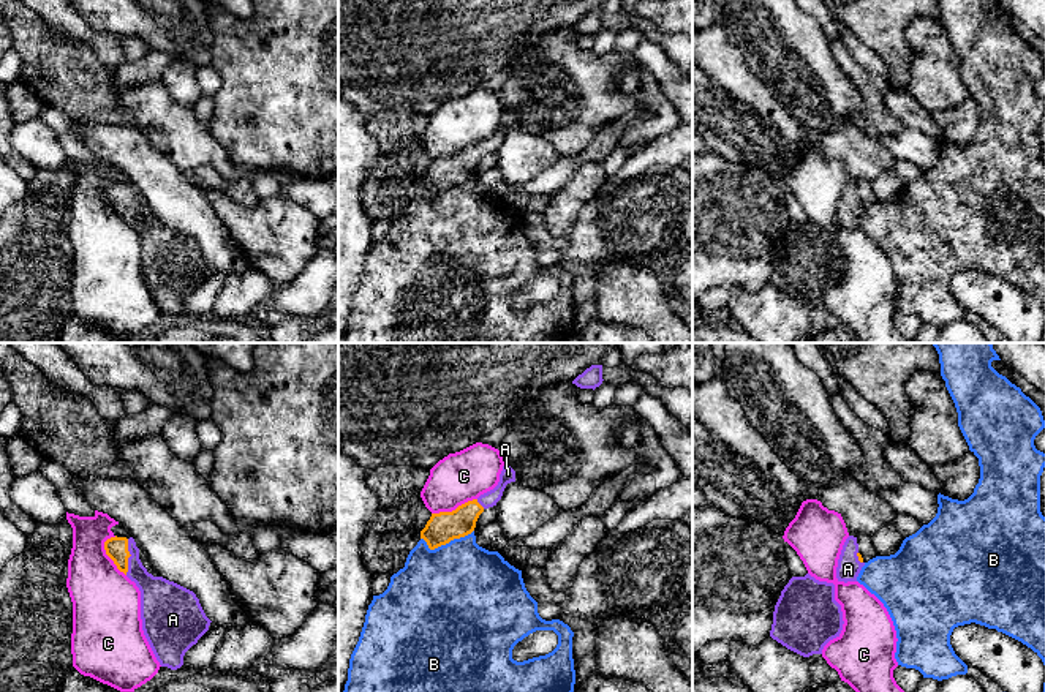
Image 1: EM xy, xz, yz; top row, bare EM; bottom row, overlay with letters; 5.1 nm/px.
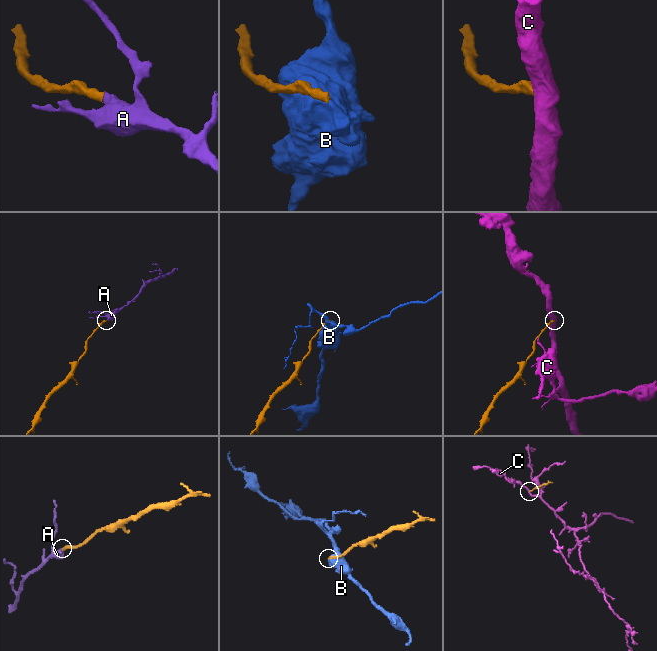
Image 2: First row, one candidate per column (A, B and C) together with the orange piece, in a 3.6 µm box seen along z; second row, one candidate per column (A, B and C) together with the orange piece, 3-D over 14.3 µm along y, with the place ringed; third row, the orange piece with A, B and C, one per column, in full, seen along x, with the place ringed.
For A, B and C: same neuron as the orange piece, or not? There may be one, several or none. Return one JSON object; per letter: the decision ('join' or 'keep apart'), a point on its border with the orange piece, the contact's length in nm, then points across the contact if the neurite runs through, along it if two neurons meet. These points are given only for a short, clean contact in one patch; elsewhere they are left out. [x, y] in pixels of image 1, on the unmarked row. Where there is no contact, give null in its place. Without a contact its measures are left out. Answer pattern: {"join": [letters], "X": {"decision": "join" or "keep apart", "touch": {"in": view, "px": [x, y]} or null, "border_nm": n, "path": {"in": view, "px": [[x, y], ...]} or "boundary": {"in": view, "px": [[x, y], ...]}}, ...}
{"join": ["A"], "A": {"decision": "join", "touch": {"in": "xy", "px": [130, 201]}, "border_nm": 180, "path": {"in": "xy", "px": [[116, 193], [130, 201], [132, 214], [158, 240]]}}, "B": {"decision": "keep apart", "touch": {"in": "xz", "px": [446, 188]}, "border_nm": 280}, "C": {"decision": "keep apart", "touch": {"in": "xy", "px": [108, 201]}, "border_nm": 220, "boundary": {"in": "xy", "px": [[111, 182], [105, 188], [105, 199], [125, 221]]}}}

